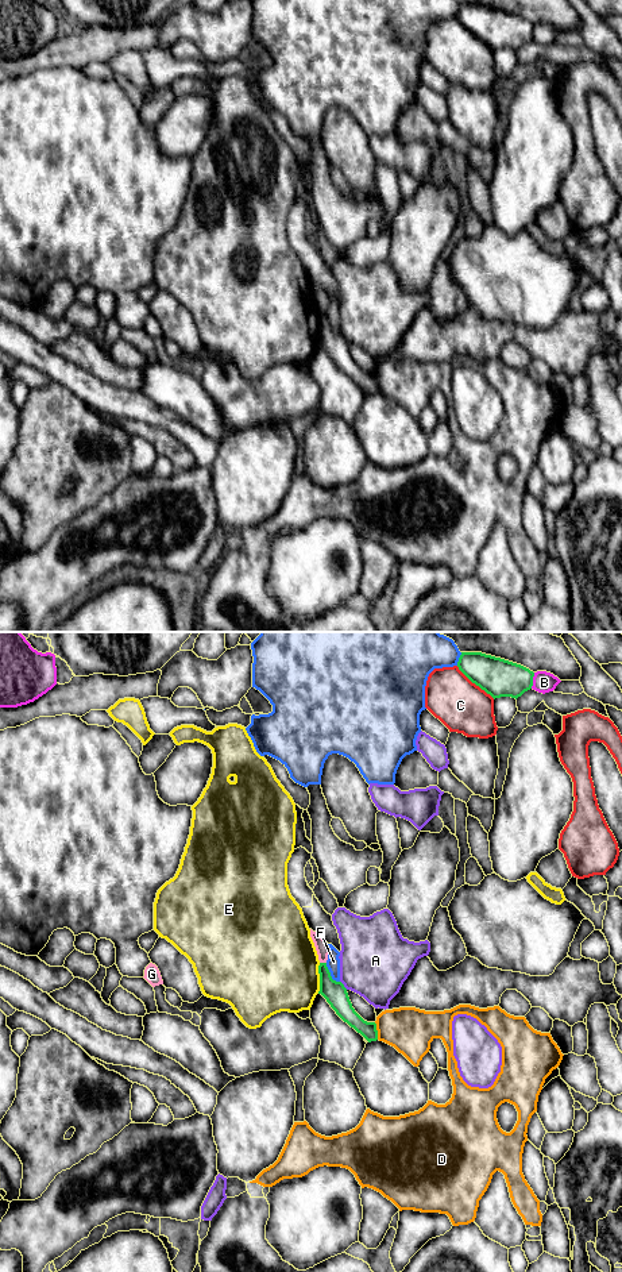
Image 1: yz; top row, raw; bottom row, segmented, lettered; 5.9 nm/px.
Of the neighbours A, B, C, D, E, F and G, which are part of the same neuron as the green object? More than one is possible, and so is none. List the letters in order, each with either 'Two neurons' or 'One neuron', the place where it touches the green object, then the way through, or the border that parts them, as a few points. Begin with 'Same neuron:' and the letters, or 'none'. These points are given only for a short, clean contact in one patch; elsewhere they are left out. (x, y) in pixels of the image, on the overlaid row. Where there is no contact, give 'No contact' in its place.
Same neuron: none
A: Two neurons. Touches green at yz (343, 985). Boundary: yz (340, 981), (347, 989)
B: Two neurons. Touches green at yz (532, 681)
C: Two neurons. Touches green at yz (475, 683)
D: Two neurons. Touches green at yz (377, 1030)
E: Two neurons. Touches green at yz (320, 978)
F: Two neurons. Touches green at yz (329, 974)
G: Two neurons. Touches green at yz (323, 963). Boundary: yz (320, 962), (325, 963)

